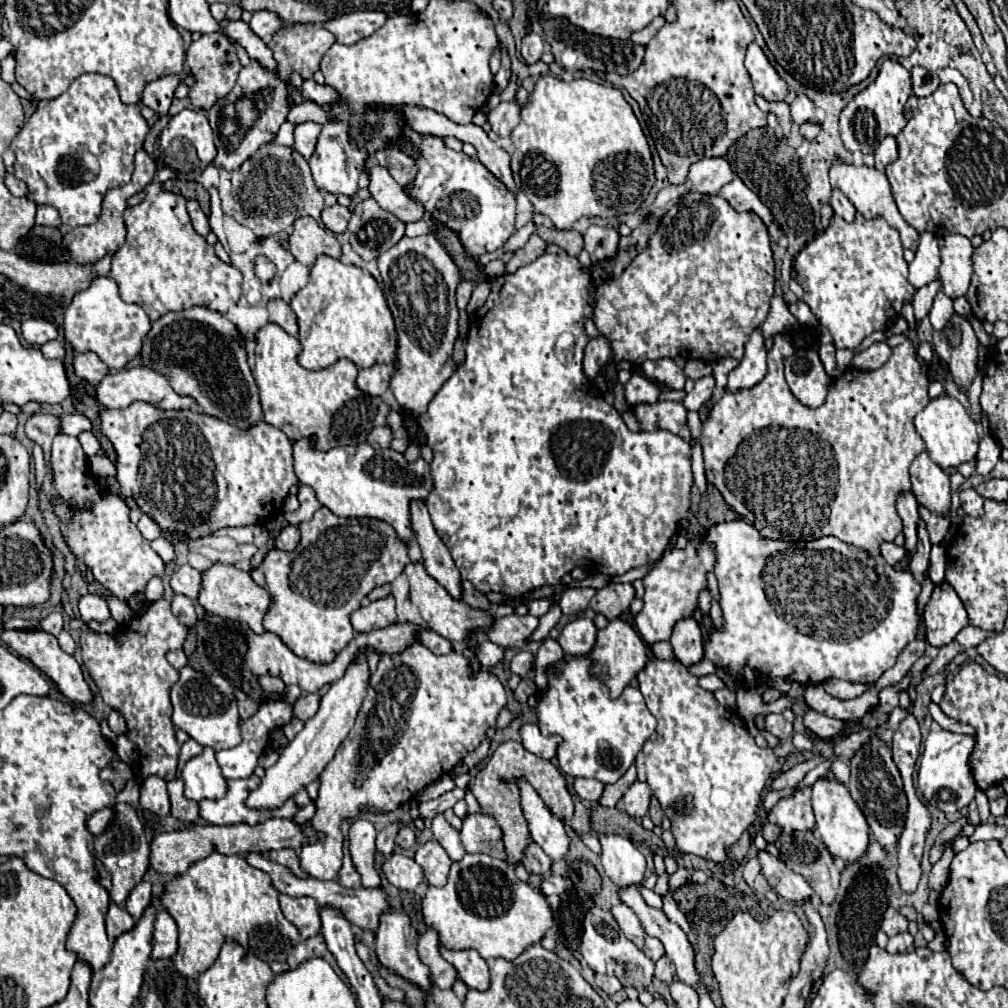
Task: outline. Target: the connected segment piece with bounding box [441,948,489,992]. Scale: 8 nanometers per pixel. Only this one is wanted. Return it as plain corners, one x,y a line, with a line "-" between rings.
441,948
441,956
451,962
459,978
475,990
485,992
489,988
489,968
487,962
477,954
477,950
445,950

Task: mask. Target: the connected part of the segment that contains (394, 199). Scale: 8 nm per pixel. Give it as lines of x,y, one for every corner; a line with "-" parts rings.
371,158
365,160
363,170
369,172
369,192
371,198
383,208
401,218
403,222
415,222
425,218
425,210
419,202
409,198
403,188
391,178
387,168
371,162

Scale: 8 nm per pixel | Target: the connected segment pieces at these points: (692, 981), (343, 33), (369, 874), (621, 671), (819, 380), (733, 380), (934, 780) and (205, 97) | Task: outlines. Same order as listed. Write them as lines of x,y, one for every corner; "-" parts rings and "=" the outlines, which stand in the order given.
637,886
623,888
621,900
637,914
645,932
663,942
667,950
667,958
671,958
671,962
677,968
677,978
699,992
701,976
695,968
695,950
687,940
687,934
675,922
671,922
663,910
647,906
=
363,10
353,14
343,14
341,18
333,18
329,22
323,22
325,30
329,30
339,44
357,44
359,40
371,36
375,30
379,30
385,24
387,16
379,10
=
353,820
349,830
349,854
355,870
361,874
361,884
365,888
375,888
381,884
379,872
375,868
375,836
377,830
369,820
=
611,620
607,628
597,632
597,642
593,650
587,654
593,658
593,674
603,676
607,688
609,688
609,698
619,698
623,688
629,686
629,682
635,678
635,674
645,666
647,662
647,644
641,640
637,630
627,624
625,620
=
801,348
795,356
785,360
785,380
797,400
809,408
817,408
825,402
831,382
817,350
811,348
=
755,330
745,344
745,354
743,360
729,372
727,378
727,392
737,392
737,390
747,390
753,388
757,382
763,380
767,374
767,364
765,364
767,352
765,352
765,340
759,330
=
947,730
929,732
925,740
925,750
921,754
917,786
927,798
927,802
933,804
937,810
959,812
961,808
969,806
969,802
975,798
977,786
967,764
973,746
975,746
975,740
971,736
963,736
963,734
955,734
=
211,32
203,34
197,42
191,42
191,46
185,52
185,66
191,70
195,84
189,86
189,100
193,102
195,108
209,110
213,104
217,104
237,82
237,74
241,70
237,50
229,42
229,38
221,32

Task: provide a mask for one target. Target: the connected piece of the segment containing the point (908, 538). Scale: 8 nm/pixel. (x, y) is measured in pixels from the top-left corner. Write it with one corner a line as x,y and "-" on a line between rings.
905,494
897,500
897,512
903,520
903,534
905,534
905,550
913,554
917,548
917,522
919,522
919,512
917,512
917,500
913,494

